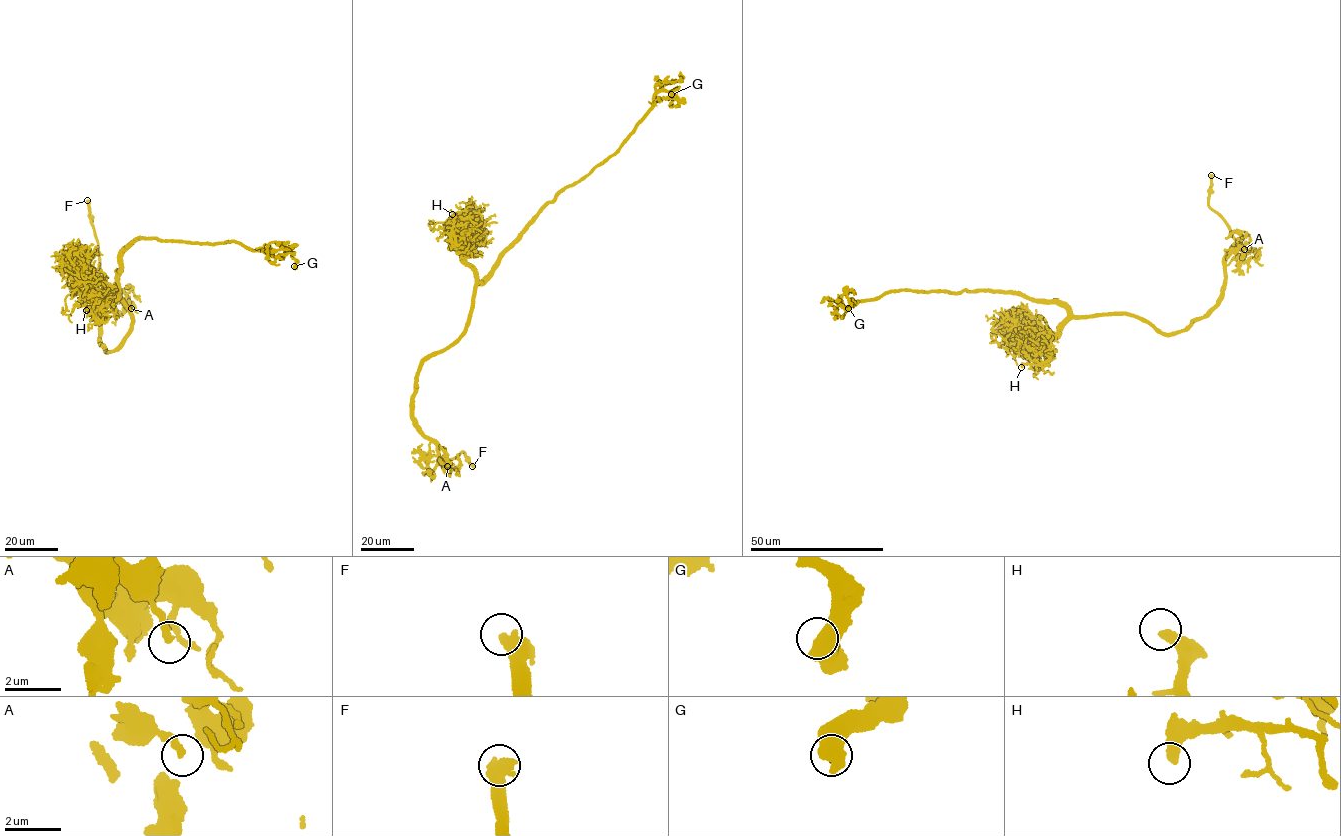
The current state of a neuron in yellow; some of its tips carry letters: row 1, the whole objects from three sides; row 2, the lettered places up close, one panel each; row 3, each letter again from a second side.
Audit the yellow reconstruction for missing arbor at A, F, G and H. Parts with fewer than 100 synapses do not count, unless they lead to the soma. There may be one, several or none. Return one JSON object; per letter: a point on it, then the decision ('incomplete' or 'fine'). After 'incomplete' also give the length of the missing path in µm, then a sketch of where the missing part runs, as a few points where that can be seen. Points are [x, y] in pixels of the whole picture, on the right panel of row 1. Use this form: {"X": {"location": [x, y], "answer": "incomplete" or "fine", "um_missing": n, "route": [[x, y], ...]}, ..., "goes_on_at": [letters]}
{"A": {"location": [1244, 249], "answer": "fine"}, "F": {"location": [1211, 175], "answer": "incomplete", "um_missing": 10, "route": [[1211, 175], [1216, 163]]}, "G": {"location": [848, 308], "answer": "fine"}, "H": {"location": [1021, 367], "answer": "fine"}, "goes_on_at": ["F"]}

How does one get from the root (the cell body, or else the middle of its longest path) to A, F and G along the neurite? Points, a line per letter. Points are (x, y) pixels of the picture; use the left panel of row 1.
A: (117, 284), (134, 319), (121, 343), (109, 353), (99, 339), (107, 295), (113, 292), (131, 308)
F: (117, 284), (134, 319), (121, 343), (109, 353), (99, 339), (106, 295), (100, 281), (97, 241), (87, 200)
G: (117, 284), (123, 252), (140, 238), (238, 241), (266, 252), (283, 248), (295, 260), (294, 266)

